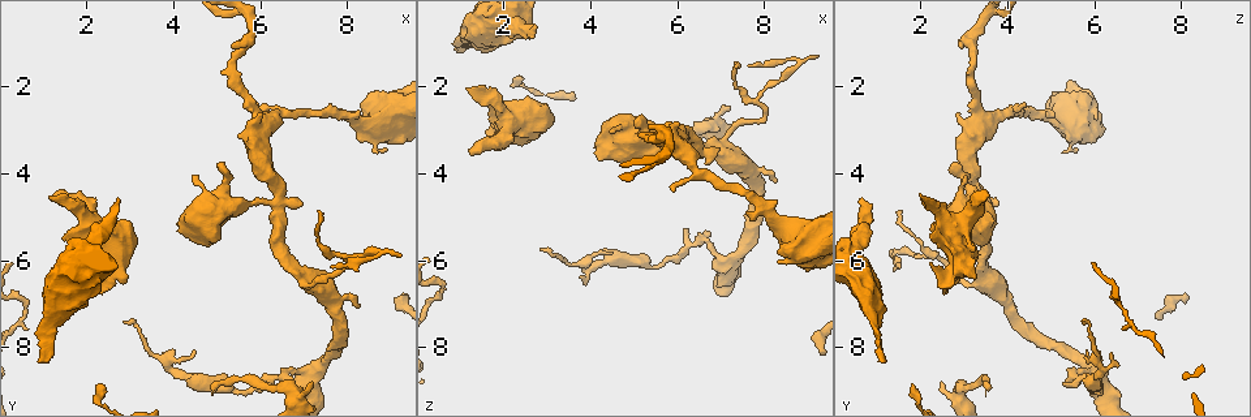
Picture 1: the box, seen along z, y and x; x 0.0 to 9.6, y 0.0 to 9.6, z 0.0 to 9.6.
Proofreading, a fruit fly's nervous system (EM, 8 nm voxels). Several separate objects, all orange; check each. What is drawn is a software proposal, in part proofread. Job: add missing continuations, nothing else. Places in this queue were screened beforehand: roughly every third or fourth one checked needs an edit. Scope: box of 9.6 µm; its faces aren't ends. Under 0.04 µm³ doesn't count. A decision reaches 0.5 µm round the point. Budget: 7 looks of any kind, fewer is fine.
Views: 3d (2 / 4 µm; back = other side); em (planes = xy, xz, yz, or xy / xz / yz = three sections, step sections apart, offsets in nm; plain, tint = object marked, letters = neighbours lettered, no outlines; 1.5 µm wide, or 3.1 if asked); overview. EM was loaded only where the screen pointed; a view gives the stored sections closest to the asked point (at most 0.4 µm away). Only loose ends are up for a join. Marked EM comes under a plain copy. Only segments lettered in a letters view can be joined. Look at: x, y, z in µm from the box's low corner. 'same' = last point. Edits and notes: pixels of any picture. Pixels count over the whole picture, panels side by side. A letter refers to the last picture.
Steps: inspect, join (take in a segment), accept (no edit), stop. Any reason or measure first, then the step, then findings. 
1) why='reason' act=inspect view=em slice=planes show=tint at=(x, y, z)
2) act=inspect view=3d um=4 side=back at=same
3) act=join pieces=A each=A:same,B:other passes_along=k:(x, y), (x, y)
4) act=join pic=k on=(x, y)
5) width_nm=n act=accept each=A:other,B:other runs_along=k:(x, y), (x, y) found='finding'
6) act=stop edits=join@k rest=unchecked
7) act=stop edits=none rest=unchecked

why='branch stops here' act=inspect view=em slice=planes show=tint at=(1.20, 4.55, 2.00)

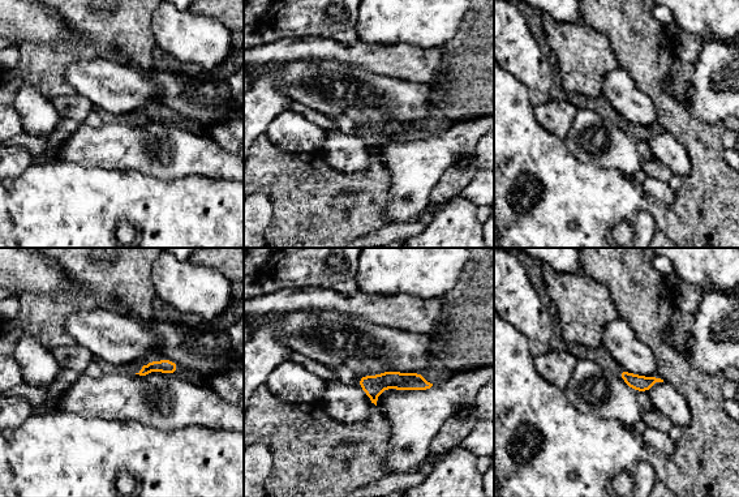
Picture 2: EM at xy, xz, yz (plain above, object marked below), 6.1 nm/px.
why='see the neighbours' act=inspect view=em slice=planes show=letters at=same

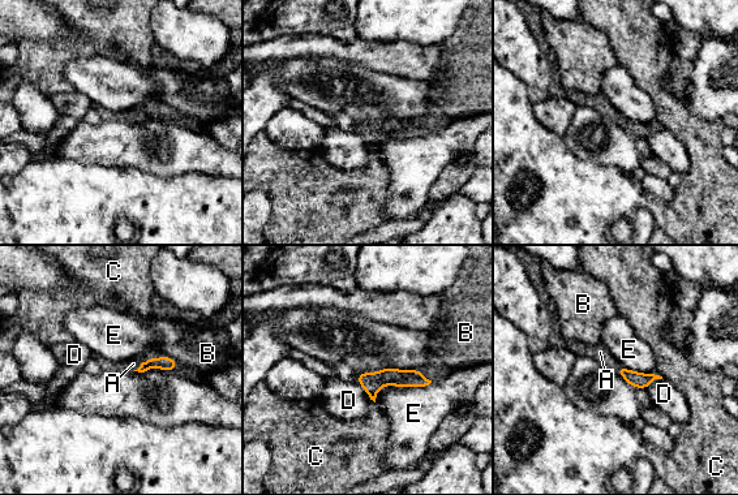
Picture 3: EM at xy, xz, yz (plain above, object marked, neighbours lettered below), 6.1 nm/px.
act=join pieces=A each=A:same,B:other,C:other,D:other,E:other passes_along=3:(164, 362), (140, 366), (133, 364) found='the neuron continues'

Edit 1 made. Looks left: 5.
act=inspect view=overview

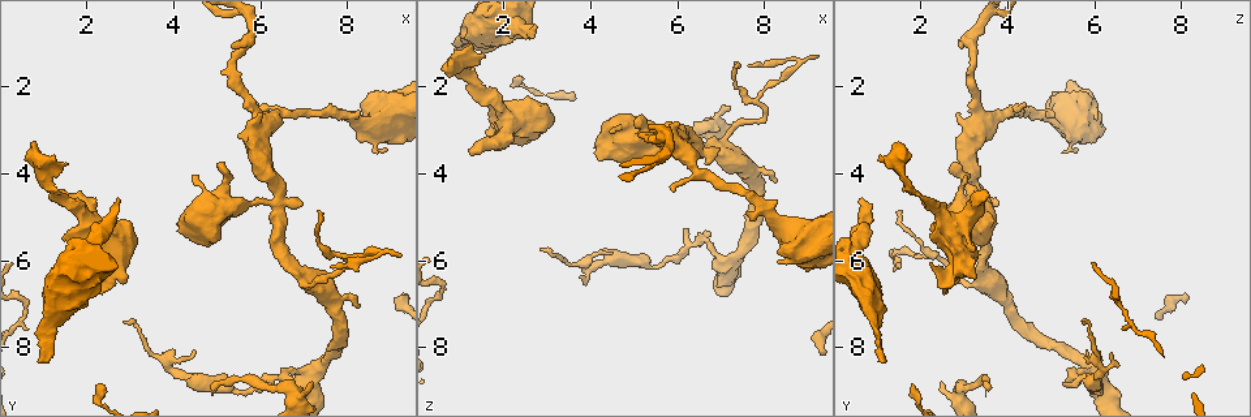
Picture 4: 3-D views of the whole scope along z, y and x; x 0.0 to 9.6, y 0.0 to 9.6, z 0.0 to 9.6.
why='free end' act=inspect view=em slice=yz step=4 show=tint at=(2.85, 7.45, 5.75)

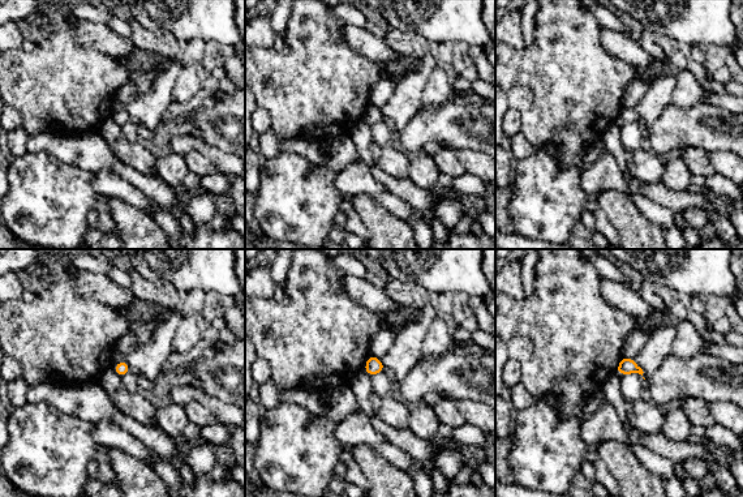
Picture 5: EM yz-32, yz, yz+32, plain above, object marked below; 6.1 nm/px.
act=inspect view=em slice=planes show=letters at=same

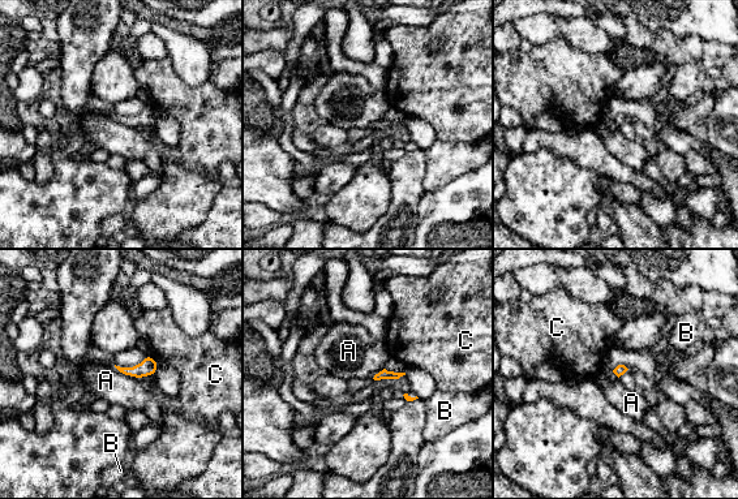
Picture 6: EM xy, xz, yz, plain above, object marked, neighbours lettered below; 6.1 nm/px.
width_nm=60 longest_contact=A:160nm act=accept each=A:other,B:other,C:other found='no lettered segment goes on from it'

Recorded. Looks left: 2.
why='an open end' act=inspect view=em slice=planes show=letters at=(4.95, 9.00, 3.55)

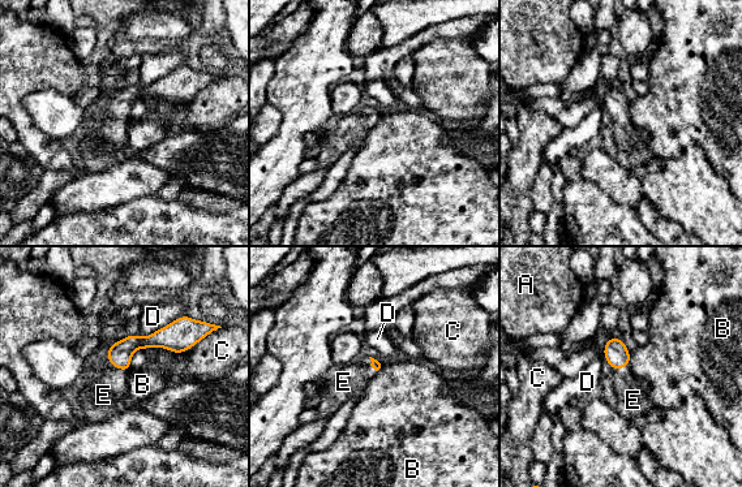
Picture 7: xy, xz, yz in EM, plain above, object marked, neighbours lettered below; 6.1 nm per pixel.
act=join pieces=E each=A:other,B:other,C:other,D:other,E:same passes_along=7:(119, 354), (115, 366), (103, 395) found='it goes on there'

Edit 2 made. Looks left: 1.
act=stop edits=join@3,join@7 rest=unchecked

